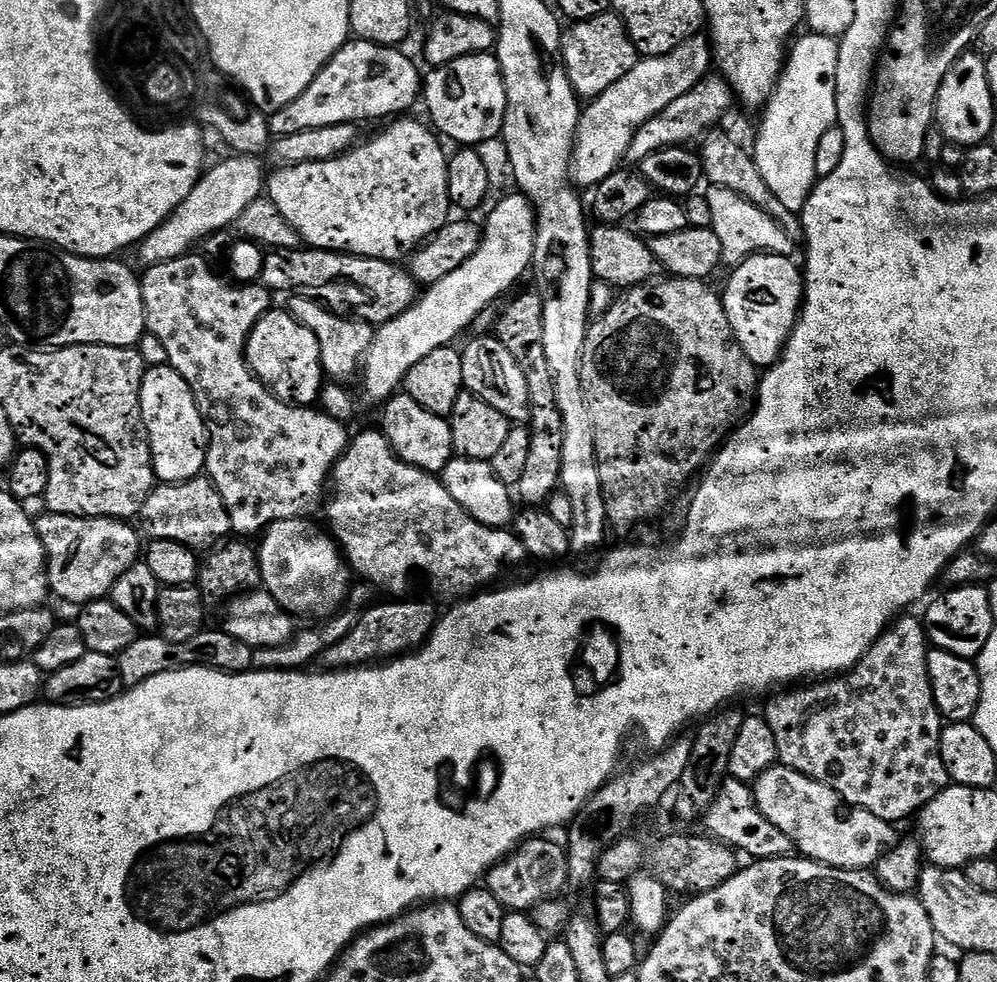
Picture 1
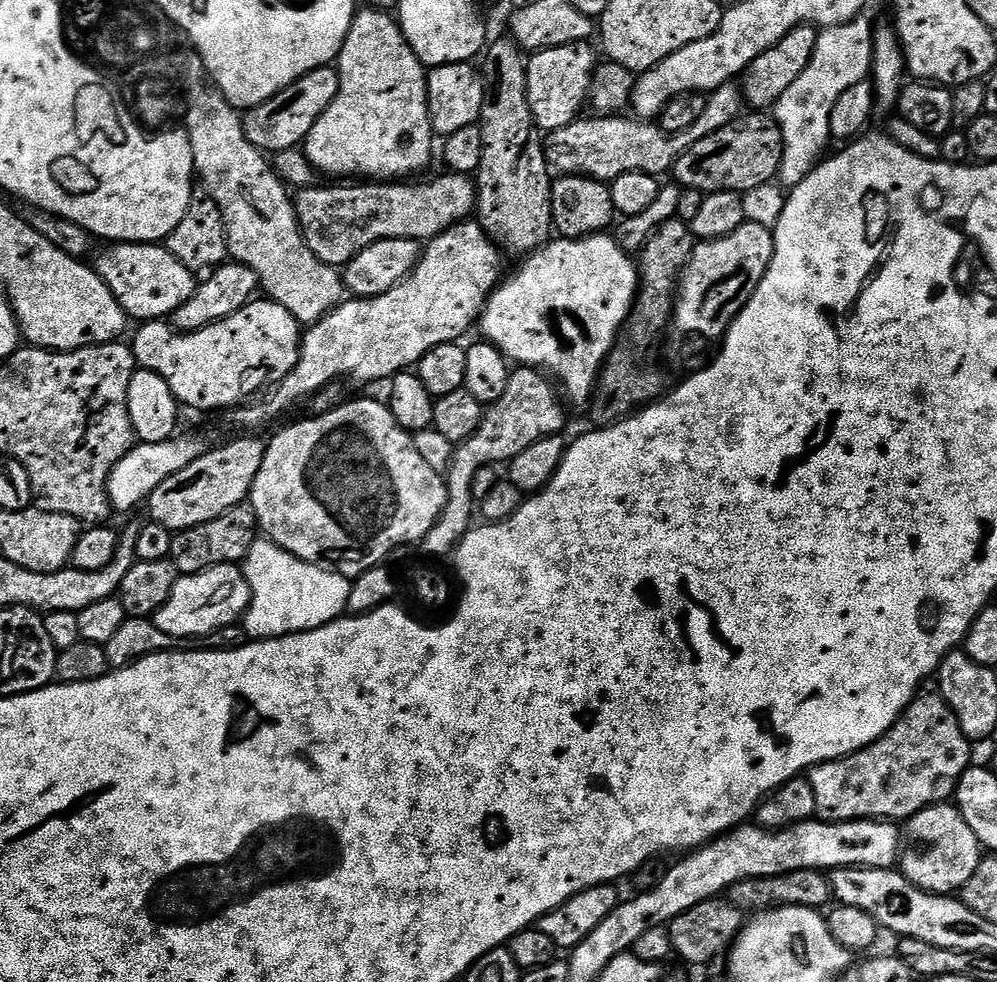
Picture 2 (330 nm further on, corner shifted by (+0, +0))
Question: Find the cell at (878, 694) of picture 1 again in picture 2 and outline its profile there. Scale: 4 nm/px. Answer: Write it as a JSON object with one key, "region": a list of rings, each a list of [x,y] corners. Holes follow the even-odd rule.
{"region":[[[921,690],[882,738],[841,760],[818,765],[806,779],[814,786],[819,819],[906,822],[922,809],[955,797],[962,774],[973,763],[972,748],[973,741],[962,734],[939,691]]]}

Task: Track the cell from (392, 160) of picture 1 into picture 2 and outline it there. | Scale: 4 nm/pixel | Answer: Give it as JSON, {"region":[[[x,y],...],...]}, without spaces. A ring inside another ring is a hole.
{"region":[[[365,7],[363,10],[357,11],[356,17],[352,19],[352,25],[344,39],[344,45],[340,47],[338,57],[338,71],[340,73],[338,94],[334,94],[334,102],[330,102],[330,106],[326,106],[322,118],[318,118],[318,122],[314,122],[310,134],[302,145],[304,157],[311,162],[317,173],[349,172],[352,178],[367,178],[372,182],[396,182],[401,178],[412,178],[415,172],[422,171],[432,160],[434,133],[432,130],[432,119],[428,113],[428,77],[426,68],[425,65],[420,63],[420,60],[414,54],[414,50],[408,44],[408,40],[404,37],[404,31],[400,28],[399,23],[393,17],[391,20],[388,16],[391,15],[387,11]]]}

